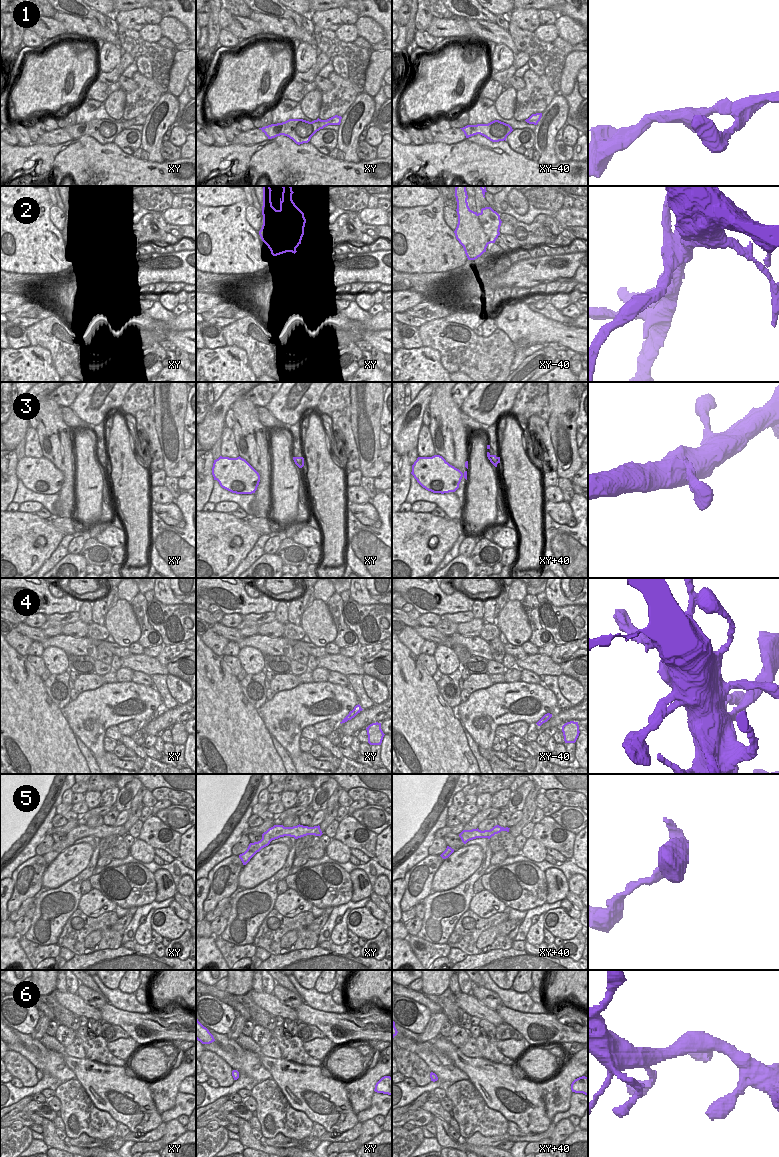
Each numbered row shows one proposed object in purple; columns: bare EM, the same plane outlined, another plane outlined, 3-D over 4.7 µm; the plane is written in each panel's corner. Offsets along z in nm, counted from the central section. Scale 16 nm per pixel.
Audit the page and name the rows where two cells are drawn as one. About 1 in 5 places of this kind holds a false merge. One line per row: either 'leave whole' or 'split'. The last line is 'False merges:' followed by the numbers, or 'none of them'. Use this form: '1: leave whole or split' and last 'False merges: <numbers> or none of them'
1: leave whole
2: split
3: leave whole
4: leave whole
5: leave whole
6: leave whole
False merges: 2

